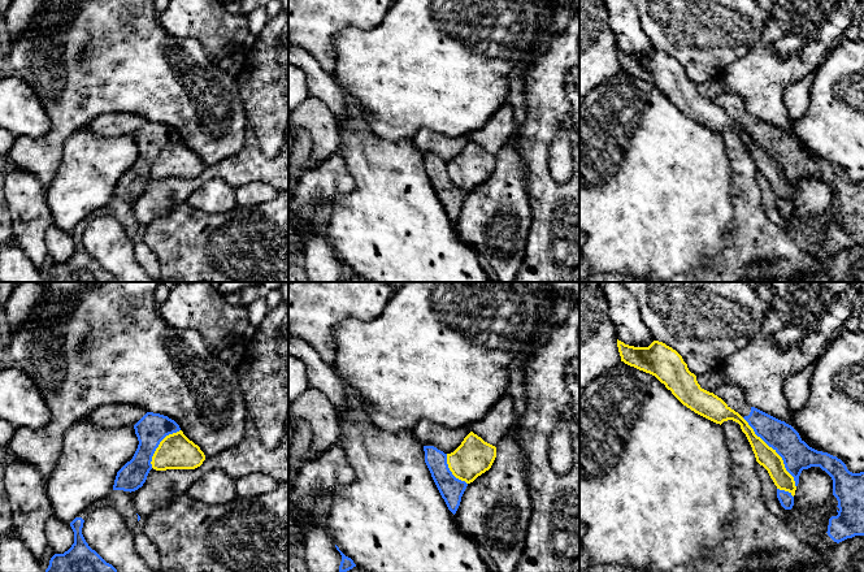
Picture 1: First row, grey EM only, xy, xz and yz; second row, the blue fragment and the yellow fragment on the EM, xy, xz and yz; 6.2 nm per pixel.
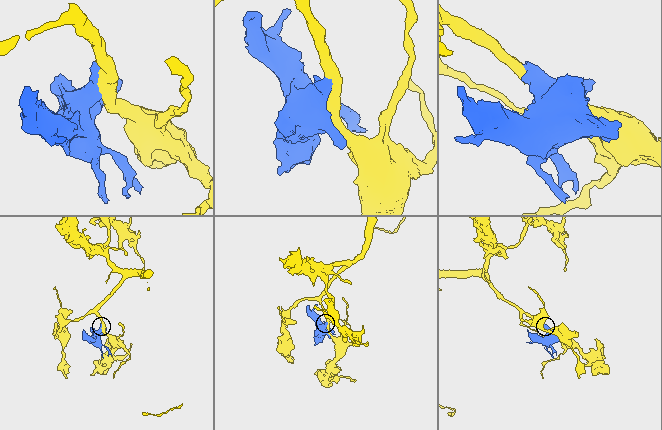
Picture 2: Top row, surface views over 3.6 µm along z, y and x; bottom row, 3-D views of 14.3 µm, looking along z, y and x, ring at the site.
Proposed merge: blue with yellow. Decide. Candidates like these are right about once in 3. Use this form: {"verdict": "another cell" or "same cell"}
{"verdict": "another cell"}

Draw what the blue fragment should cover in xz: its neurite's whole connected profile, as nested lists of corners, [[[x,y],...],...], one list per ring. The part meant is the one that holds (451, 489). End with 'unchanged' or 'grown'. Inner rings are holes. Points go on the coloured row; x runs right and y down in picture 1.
[[[424,446],[424,451],[431,477],[448,510],[455,515],[468,484],[452,474],[447,464],[447,454],[434,446]]] | unchanged

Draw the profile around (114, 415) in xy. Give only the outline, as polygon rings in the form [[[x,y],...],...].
[[[112,403],[95,408],[83,420],[103,428],[133,426],[146,413],[147,410],[140,406],[127,403]]]

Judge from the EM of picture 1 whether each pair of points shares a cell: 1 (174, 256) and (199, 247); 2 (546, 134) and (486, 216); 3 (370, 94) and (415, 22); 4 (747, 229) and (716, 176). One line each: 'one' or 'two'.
1: one
2: two
3: one
4: two

